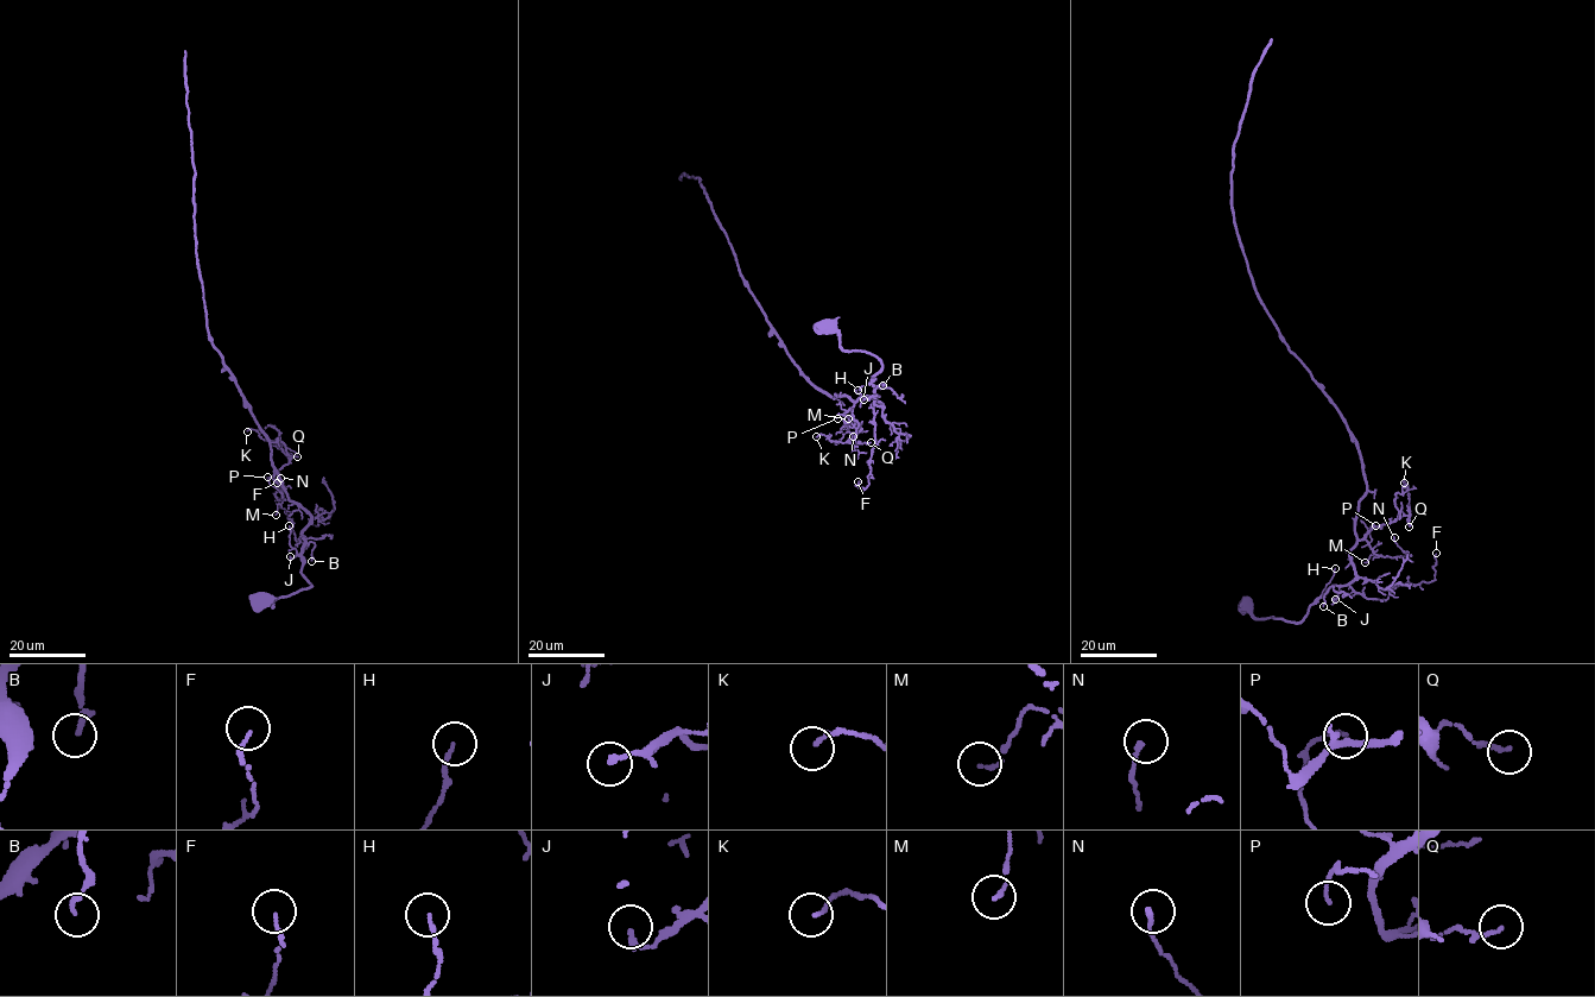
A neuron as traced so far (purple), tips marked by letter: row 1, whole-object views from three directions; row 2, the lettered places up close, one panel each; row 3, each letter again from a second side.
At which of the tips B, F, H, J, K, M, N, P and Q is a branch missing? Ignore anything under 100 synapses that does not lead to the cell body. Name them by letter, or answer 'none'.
none

